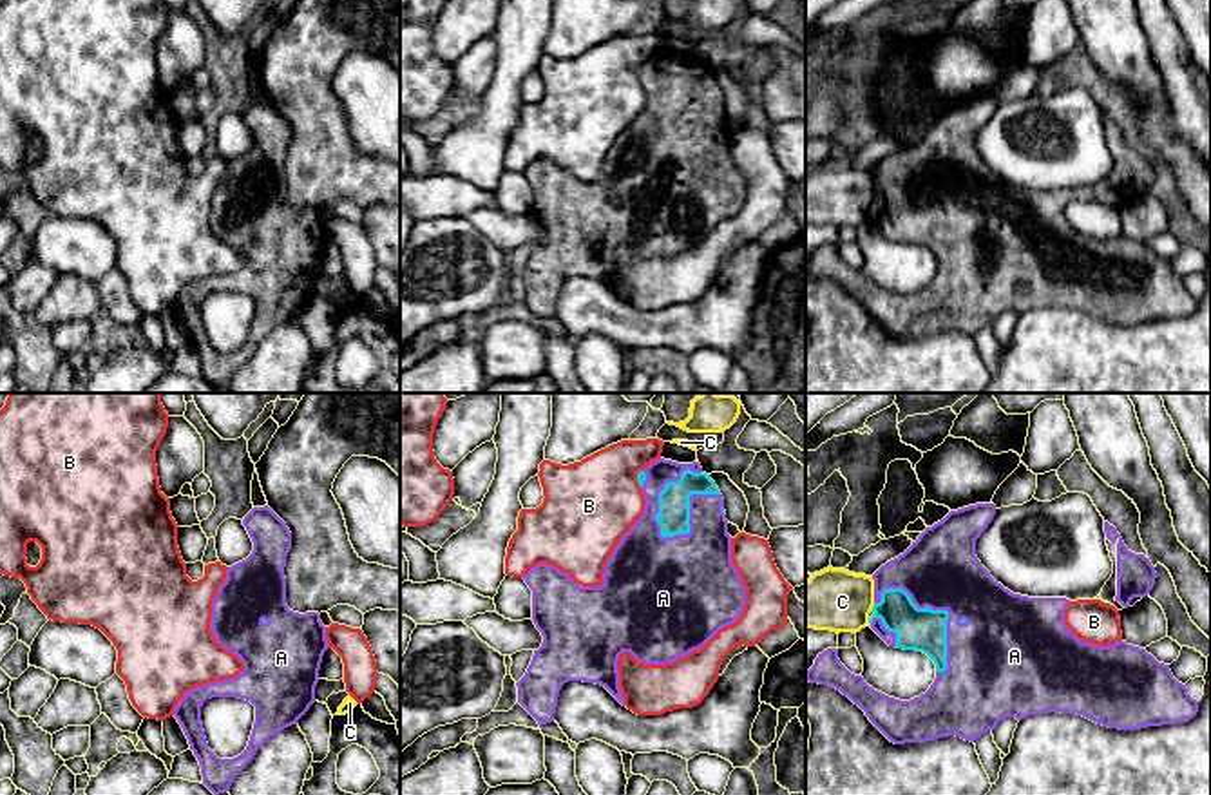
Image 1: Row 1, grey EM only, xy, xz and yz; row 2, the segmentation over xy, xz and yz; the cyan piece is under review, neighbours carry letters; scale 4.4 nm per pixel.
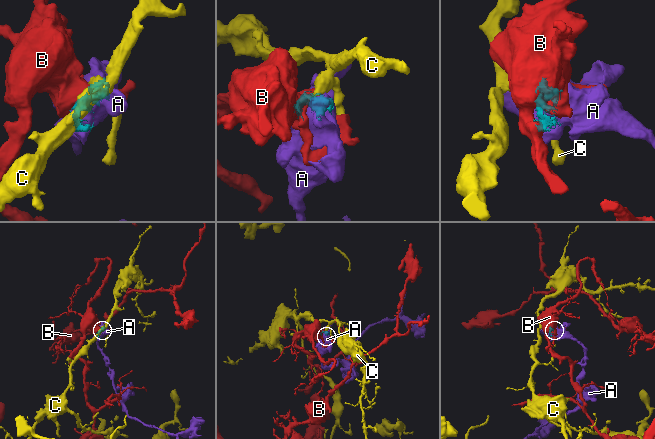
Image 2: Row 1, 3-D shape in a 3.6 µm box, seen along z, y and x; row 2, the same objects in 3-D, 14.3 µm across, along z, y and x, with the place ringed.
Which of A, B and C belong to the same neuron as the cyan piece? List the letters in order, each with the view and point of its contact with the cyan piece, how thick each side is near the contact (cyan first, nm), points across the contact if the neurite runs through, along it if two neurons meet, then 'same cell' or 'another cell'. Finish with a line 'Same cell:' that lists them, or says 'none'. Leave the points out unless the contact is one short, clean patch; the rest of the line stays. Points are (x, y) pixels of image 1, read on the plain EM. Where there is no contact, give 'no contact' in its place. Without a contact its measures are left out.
A: meets cyan in xz at (688, 109); 140 nm thick on the cyan side, 340 nm on the other; same cell
B: meets cyan in xz at (638, 73); 50 nm thick on the cyan side, 400 nm on the other; another cell
C: meets cyan in yz at (873, 201); 190 nm thick on the cyan side, 280 nm on the other; border along yz (875, 198), (871, 203); another cell
Same cell: A

